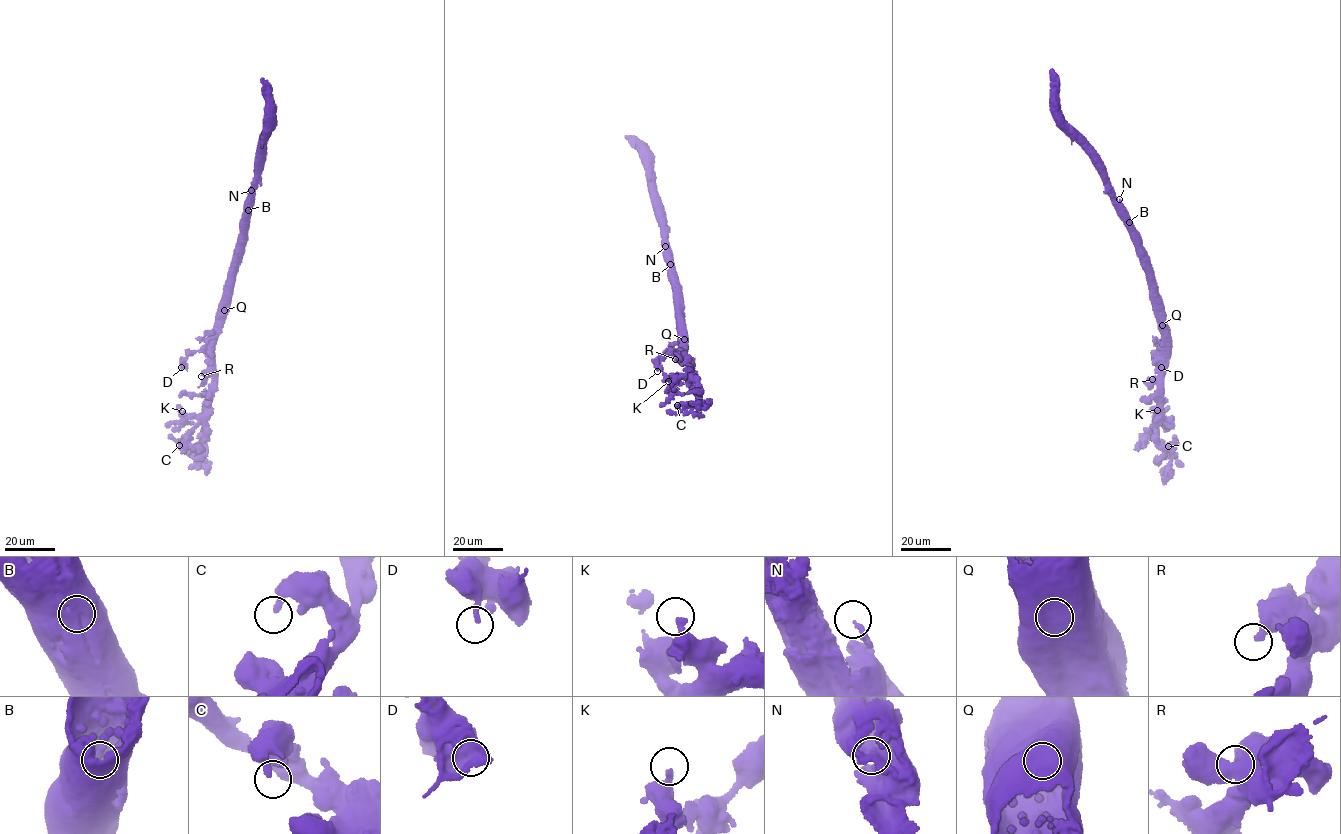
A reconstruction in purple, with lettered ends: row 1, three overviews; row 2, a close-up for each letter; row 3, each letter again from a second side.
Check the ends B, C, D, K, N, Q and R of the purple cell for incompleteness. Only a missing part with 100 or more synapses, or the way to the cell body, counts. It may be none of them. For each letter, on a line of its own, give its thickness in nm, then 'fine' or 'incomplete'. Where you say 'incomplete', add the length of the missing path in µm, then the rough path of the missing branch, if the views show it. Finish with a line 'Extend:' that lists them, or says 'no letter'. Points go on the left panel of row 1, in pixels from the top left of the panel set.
B: 220 nm thick; fine
C: 240 nm thick; fine
D: 240 nm thick; fine
K: 320 nm thick; fine
N: 260 nm thick; fine
Q: 280 nm thick; fine
R: 360 nm thick; fine
Extend: no letter

